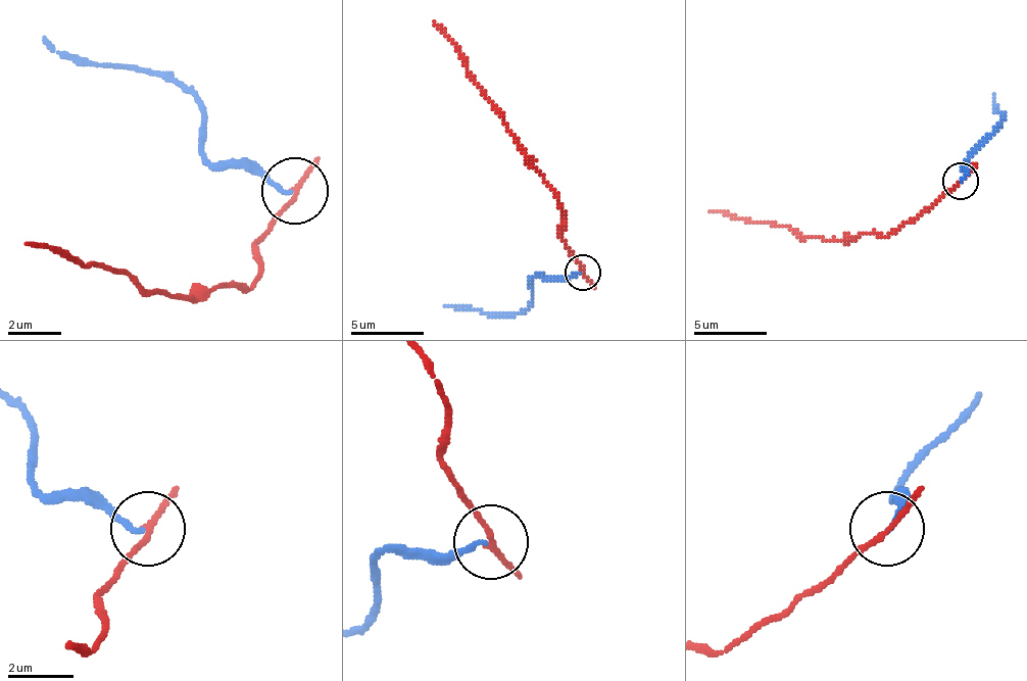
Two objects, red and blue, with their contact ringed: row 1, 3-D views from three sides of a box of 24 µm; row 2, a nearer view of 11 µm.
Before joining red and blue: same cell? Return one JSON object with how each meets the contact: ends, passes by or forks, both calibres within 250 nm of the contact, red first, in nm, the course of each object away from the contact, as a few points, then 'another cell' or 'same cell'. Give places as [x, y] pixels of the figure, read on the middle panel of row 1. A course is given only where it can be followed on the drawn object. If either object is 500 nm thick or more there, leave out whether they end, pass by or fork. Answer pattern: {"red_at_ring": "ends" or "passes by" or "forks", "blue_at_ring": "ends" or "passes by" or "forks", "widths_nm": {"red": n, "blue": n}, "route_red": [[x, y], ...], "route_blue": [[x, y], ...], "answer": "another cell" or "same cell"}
{"red_at_ring": "passes by", "blue_at_ring": "ends", "widths_nm": {"red": 150, "blue": 150}, "route_red": [[583, 273], [561, 240], [561, 207], [554, 189], [488, 98], [467, 57], [434, 21]], "route_blue": [[580, 273], [536, 277], [532, 302], [518, 313], [445, 306]], "answer": "another cell"}

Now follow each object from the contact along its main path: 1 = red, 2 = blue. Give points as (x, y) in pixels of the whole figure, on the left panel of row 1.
1: (296, 192), (257, 238), (257, 278), (244, 291), (145, 291), (125, 272), (85, 264), (26, 245)
2: (290, 192), (210, 159), (204, 106), (178, 87), (132, 66), (65, 60), (46, 34)

